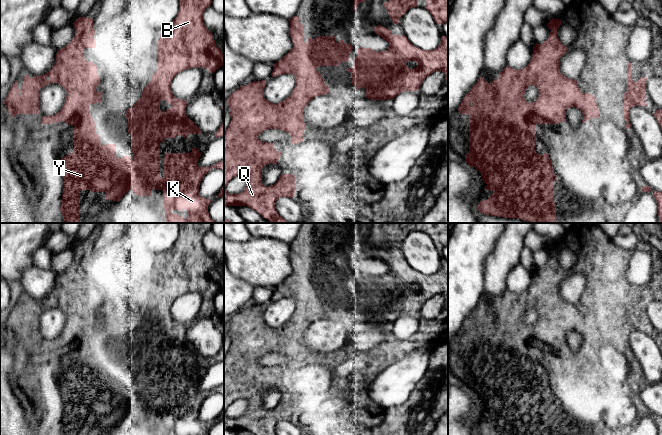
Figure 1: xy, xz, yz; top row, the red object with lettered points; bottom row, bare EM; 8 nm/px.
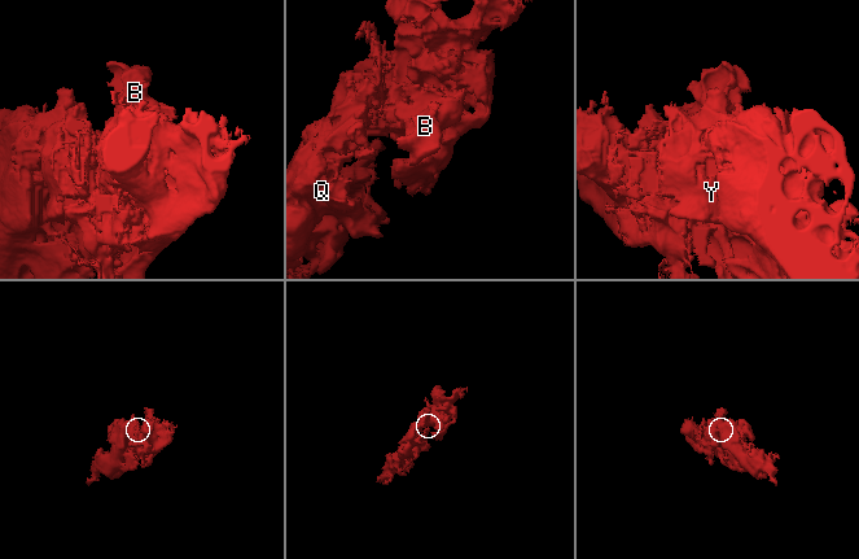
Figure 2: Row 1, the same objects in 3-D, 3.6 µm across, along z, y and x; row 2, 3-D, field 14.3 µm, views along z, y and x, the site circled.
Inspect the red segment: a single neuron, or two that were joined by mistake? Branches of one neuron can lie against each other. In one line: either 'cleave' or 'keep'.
keep

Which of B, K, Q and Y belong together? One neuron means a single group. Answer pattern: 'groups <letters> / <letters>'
groups B K Q Y

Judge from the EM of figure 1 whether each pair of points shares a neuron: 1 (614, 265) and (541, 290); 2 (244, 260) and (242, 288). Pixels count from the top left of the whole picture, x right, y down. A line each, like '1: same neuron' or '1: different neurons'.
1: same neuron
2: different neurons

